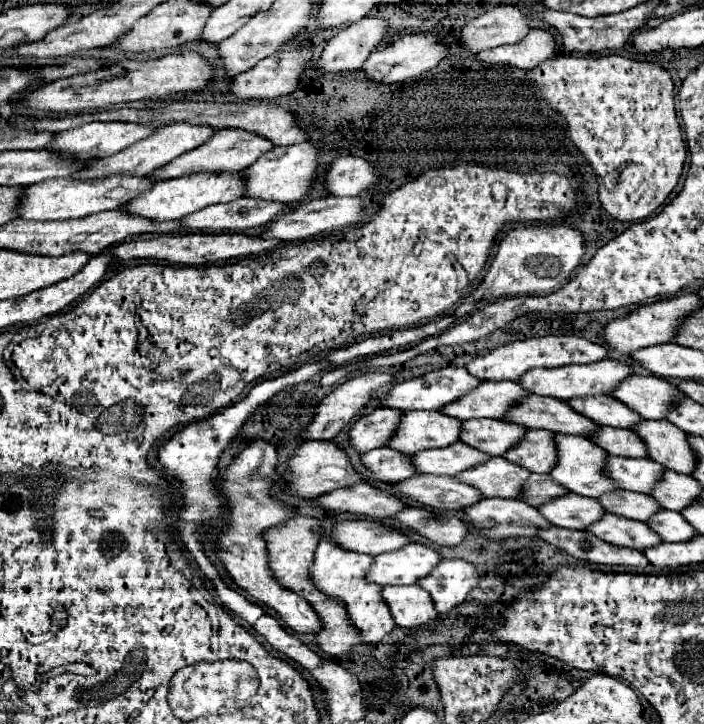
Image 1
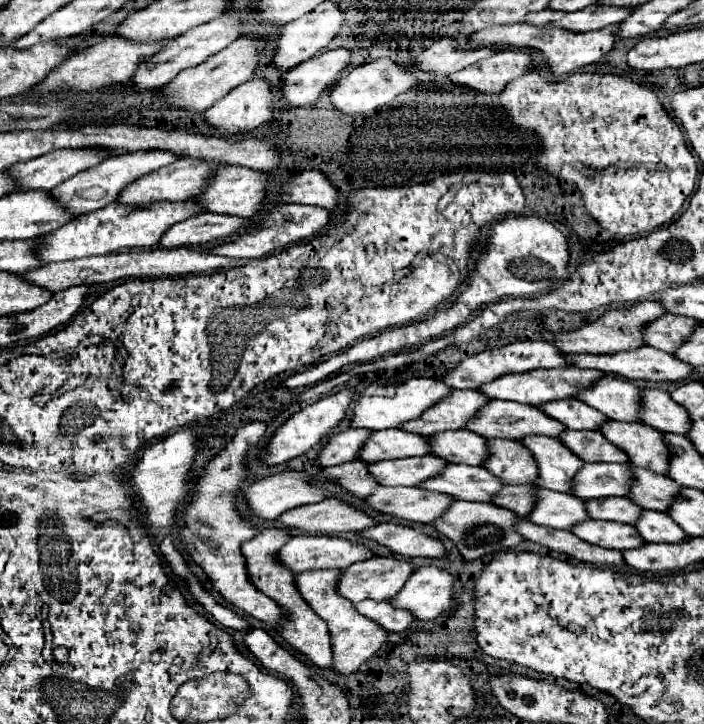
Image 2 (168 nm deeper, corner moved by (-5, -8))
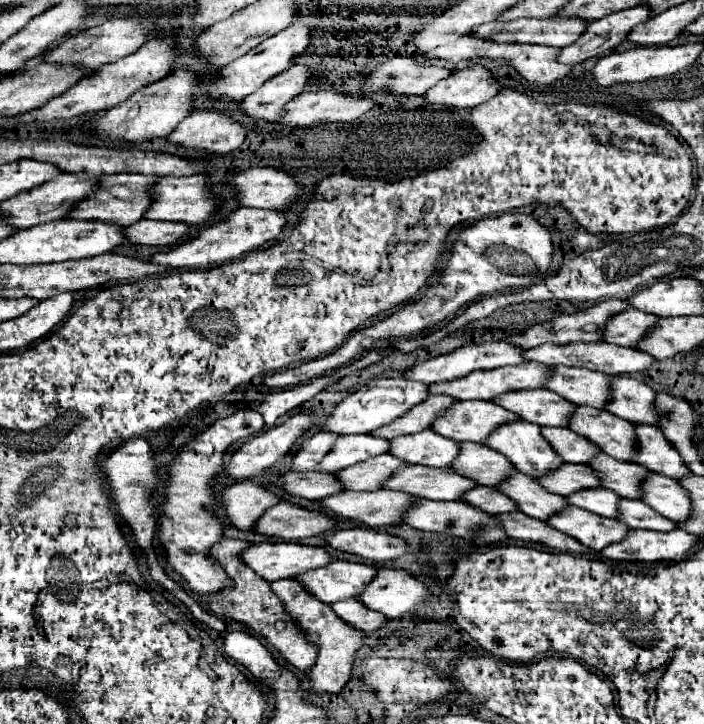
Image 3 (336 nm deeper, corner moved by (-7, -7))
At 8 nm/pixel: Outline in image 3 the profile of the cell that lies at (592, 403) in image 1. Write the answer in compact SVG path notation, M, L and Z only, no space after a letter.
M546 388L540 390L514 390L512 394L500 394L490 402L504 406L508 412L516 414L526 422L538 426L566 426L570 412L576 408L572 402L566 402L556 392Z

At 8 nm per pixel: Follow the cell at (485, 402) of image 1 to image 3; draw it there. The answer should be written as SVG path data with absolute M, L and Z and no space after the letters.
M438 394L438 396L428 396L424 402L416 404L412 410L408 410L404 416L396 418L390 424L380 426L378 430L372 432L372 436L376 438L384 438L384 440L392 440L400 434L416 434L420 430L428 430L432 424L432 418L436 418L436 414L444 412L448 404L452 404L454 400Z

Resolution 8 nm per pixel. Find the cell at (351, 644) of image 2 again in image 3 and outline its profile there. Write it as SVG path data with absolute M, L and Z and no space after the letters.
M276 580L270 584L272 592L280 598L280 602L286 608L286 614L292 618L292 622L298 624L298 628L306 634L306 638L316 646L318 658L316 664L306 672L306 678L314 692L320 694L338 694L352 674L352 662L356 650L362 646L364 634L360 630L350 630L350 626L344 626L334 614L330 606L324 606L324 602L316 602L310 594L304 594L302 586L296 586L292 580Z

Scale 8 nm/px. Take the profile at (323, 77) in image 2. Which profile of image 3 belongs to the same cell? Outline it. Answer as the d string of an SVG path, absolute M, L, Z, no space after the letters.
M290 66L288 70L264 82L256 92L246 96L238 108L256 122L276 122L280 106L296 98L296 94L302 92L308 80L310 80L308 66Z

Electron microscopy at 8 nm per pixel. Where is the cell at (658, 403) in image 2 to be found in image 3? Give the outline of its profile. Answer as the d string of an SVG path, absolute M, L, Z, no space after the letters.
M614 376L610 386L610 398L604 410L634 424L656 424L656 416L652 410L654 396L656 392L644 382L632 376Z

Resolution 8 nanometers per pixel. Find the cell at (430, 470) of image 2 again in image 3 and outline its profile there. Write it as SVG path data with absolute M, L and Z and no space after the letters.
M380 454L376 458L338 470L334 476L344 486L344 490L378 490L384 484L384 478L388 478L388 474L392 474L392 470L398 470L402 464L404 462L392 458L390 454Z

